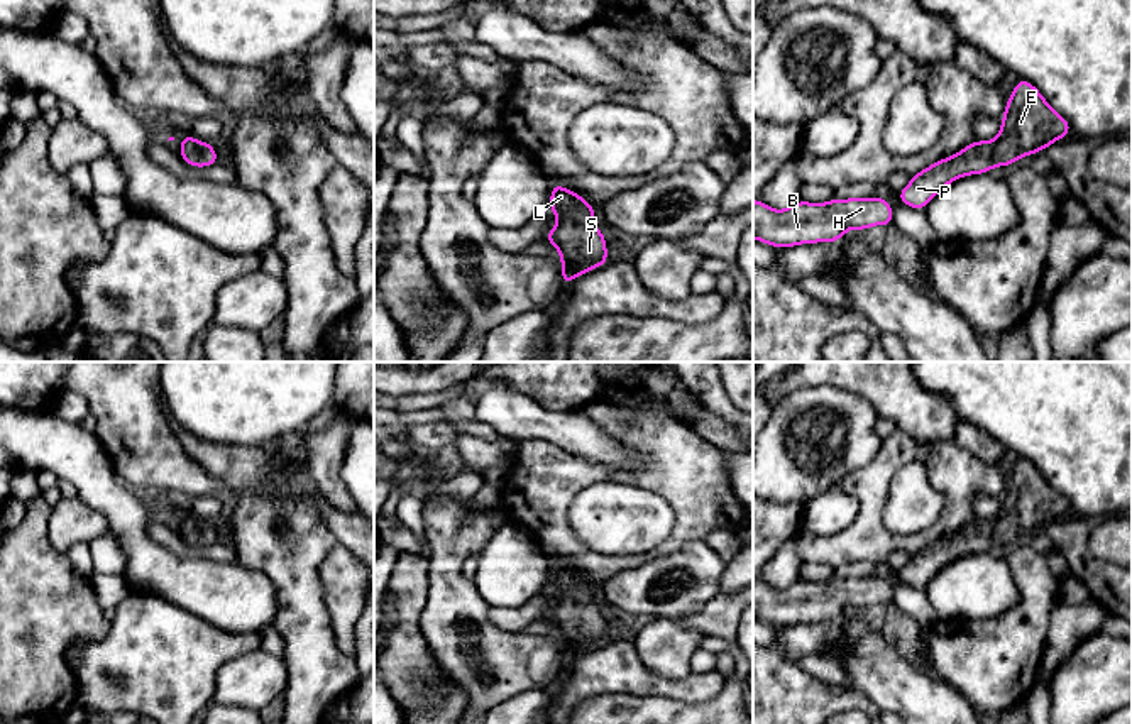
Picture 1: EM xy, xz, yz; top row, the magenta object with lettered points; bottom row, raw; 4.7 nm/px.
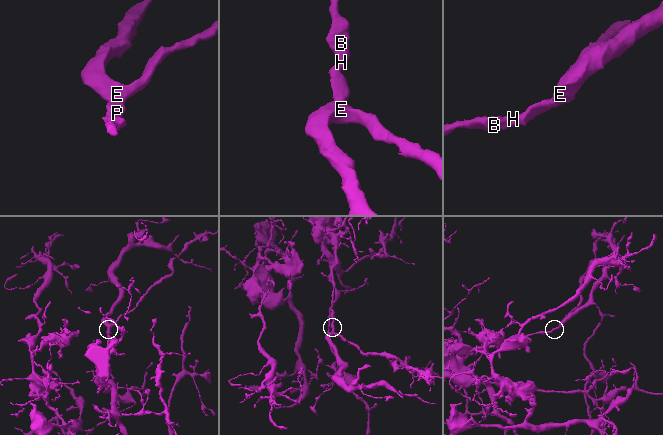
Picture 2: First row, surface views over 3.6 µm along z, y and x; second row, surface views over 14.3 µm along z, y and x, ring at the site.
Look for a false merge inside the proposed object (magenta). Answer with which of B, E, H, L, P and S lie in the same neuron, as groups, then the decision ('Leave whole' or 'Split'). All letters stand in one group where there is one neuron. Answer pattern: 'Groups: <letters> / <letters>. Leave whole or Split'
Groups: B E H L P S. Leave whole

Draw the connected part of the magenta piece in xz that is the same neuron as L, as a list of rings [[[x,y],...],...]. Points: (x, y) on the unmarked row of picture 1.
[[[557,562],[550,563],[550,592],[560,602],[547,611],[545,621],[560,631],[557,639],[563,643],[560,656],[562,665],[567,665],[575,656],[606,644],[607,624],[606,614],[594,604],[597,589],[575,570]]]

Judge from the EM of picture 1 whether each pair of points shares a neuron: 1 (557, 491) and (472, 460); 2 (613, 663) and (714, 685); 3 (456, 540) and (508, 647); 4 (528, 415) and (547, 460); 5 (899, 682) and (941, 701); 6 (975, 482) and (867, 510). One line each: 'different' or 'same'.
1: different
2: same
3: same
4: different
5: same
6: same

